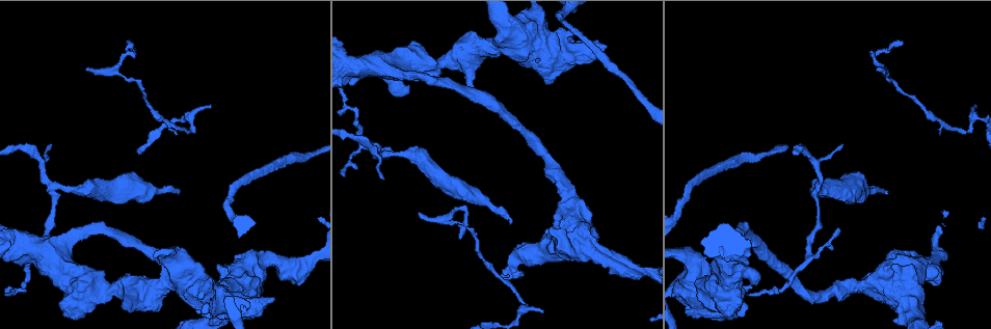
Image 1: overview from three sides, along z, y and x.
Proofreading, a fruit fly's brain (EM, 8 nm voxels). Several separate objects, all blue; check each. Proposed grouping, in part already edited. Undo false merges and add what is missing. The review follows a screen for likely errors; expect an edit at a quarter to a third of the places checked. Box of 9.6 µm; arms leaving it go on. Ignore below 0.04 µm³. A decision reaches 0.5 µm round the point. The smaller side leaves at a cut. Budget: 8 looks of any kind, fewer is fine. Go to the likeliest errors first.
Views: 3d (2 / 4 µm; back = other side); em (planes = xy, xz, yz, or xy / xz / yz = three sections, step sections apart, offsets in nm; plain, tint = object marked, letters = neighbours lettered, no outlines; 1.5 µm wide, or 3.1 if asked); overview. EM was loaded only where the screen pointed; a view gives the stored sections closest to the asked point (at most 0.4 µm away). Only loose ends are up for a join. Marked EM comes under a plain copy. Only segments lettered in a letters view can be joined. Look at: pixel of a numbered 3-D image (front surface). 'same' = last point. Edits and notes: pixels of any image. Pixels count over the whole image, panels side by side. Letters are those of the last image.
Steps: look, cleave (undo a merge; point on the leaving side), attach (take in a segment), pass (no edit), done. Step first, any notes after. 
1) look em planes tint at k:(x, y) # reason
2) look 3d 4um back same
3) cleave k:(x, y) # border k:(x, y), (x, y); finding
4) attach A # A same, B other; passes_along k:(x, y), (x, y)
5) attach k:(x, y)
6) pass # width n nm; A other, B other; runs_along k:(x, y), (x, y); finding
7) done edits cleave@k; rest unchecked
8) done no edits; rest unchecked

look 3d 4um at 1:(179, 191) # free end

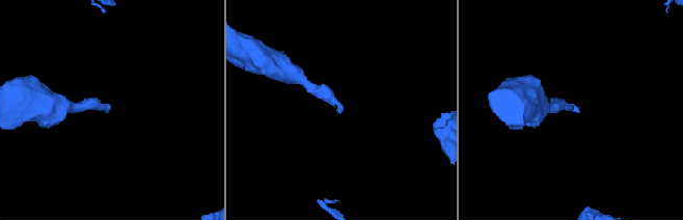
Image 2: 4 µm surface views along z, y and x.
look em xy step 4 tint at 2:(107, 112) # shape alone is not enough

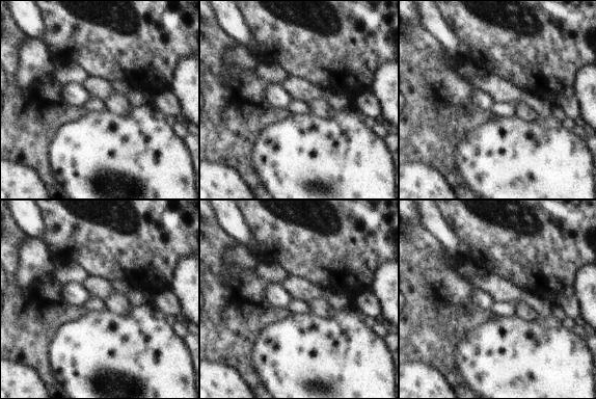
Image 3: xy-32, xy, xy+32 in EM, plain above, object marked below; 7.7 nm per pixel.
look em yz step 8 letters same

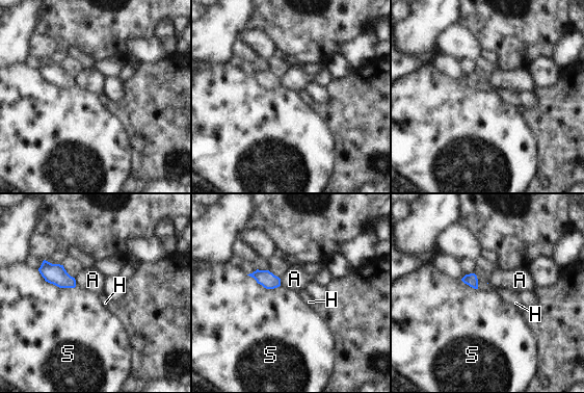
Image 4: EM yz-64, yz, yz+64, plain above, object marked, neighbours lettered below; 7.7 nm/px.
pass # longest_contact S 320 nm; A other, H other, S other; none of them fits

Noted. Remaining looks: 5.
look em planes tint at 1:(606, 45) # an open end

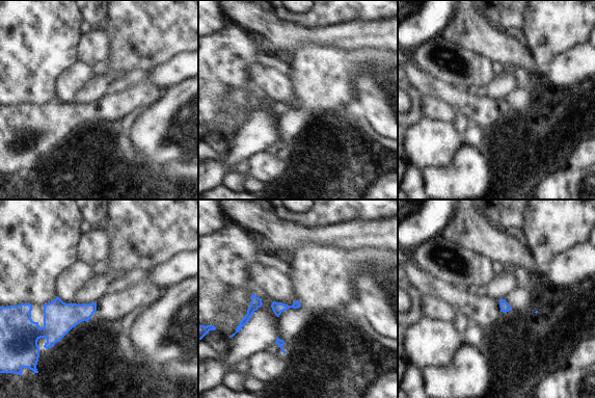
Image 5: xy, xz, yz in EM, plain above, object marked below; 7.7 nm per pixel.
look em planes letters same # what lies round it

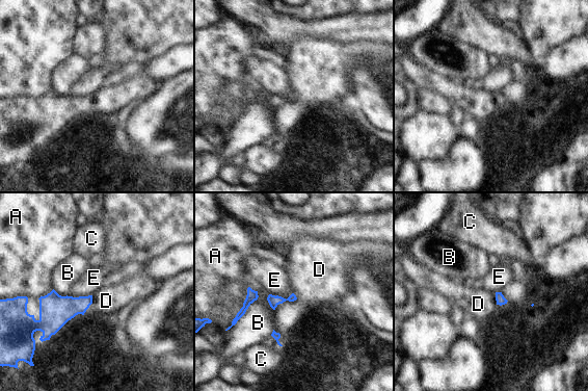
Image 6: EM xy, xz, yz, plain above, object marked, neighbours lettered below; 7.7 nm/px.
attach D # longest_contact B 360 nm; A other, B other, C other, D same, E other; passes_along 6:(58, 310), (89, 305), (106, 301); the cell continues

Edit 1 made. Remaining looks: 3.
look 3d 2um at 1:(57, 188) # calibre changes

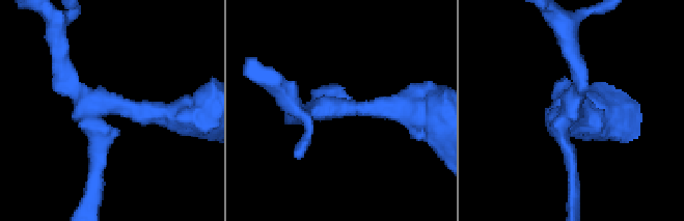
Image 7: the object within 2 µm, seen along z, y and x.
look em xz step 4 letters at 7:(102, 103) # arms 3; shape alone is not enough

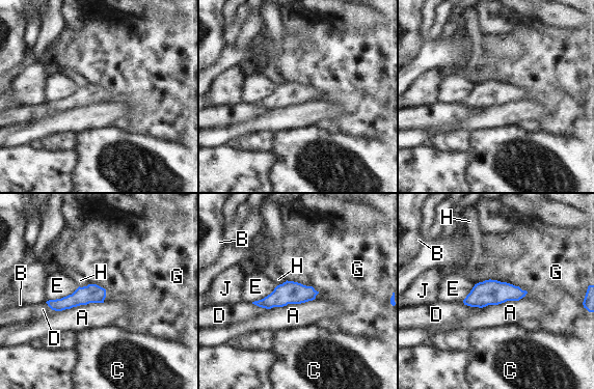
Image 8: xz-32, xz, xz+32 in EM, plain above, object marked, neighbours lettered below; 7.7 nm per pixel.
pass # width 140 nm; longest_contact A 380 nm; A other, B other, C other, D other, E other, G other, H other, J other; one cell here

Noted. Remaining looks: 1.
done edits attach@6; rest unchecked

